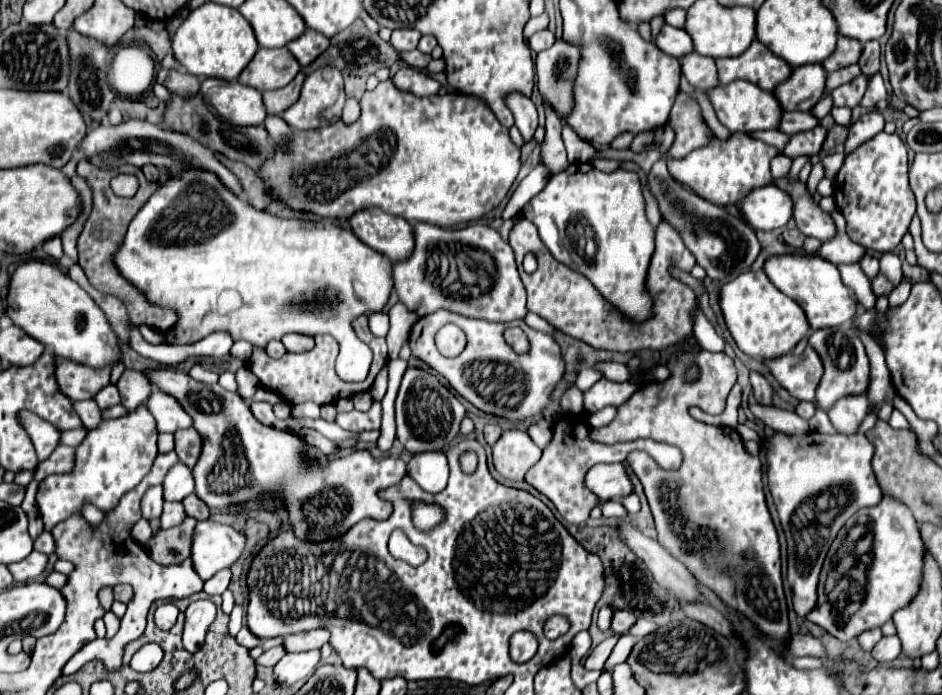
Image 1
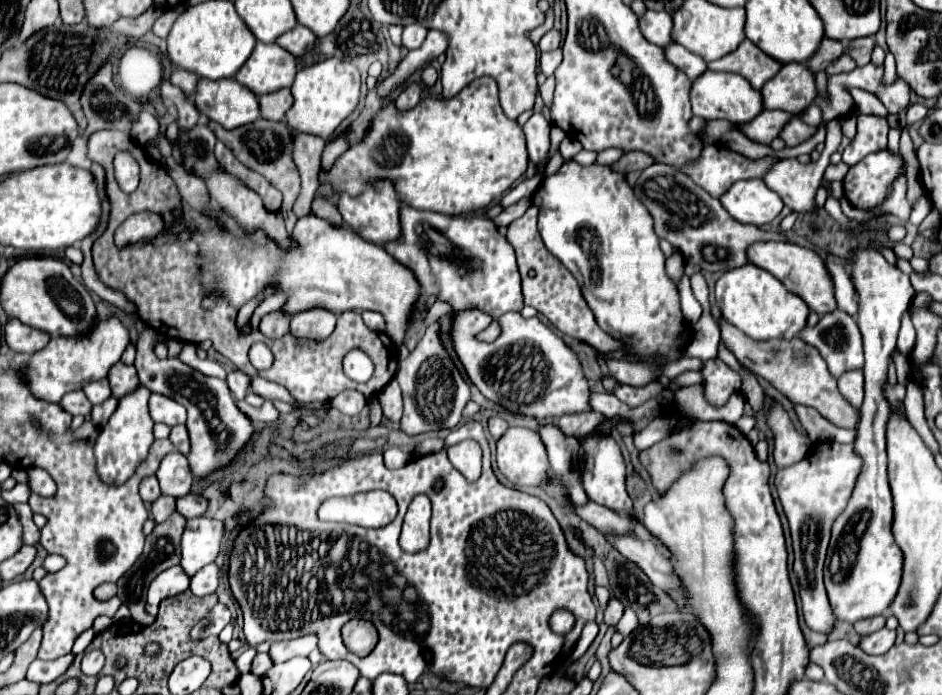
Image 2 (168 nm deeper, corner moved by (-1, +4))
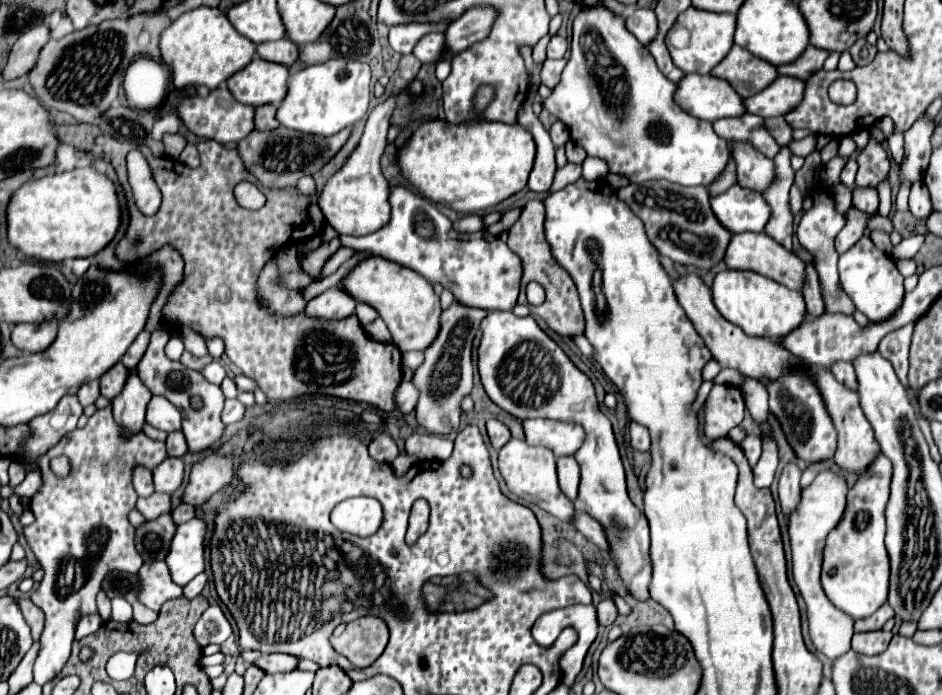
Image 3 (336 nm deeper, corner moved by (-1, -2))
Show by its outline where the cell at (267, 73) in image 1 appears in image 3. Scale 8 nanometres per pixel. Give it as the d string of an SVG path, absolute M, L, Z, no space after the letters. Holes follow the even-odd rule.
M254 58L246 68L226 80L228 90L240 104L262 106L280 104L286 96L288 68L282 64Z

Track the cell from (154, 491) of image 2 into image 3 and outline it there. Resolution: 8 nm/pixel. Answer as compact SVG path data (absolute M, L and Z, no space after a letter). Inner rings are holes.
M134 468L134 478L132 478L134 490L138 496L150 496L154 492L154 484L152 484L152 470L148 468Z

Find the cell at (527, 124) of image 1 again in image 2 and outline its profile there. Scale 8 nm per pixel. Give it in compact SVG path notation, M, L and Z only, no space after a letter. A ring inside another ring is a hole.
M532 114L528 122L524 124L524 134L526 134L526 144L528 144L528 154L530 160L540 166L546 160L548 148L550 148L550 122L542 114Z

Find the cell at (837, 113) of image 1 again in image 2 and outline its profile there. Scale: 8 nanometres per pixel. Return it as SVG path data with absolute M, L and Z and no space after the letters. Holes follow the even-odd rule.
M850 114L850 116L842 118L840 124L842 124L842 134L852 140L854 134L856 134L856 114Z

